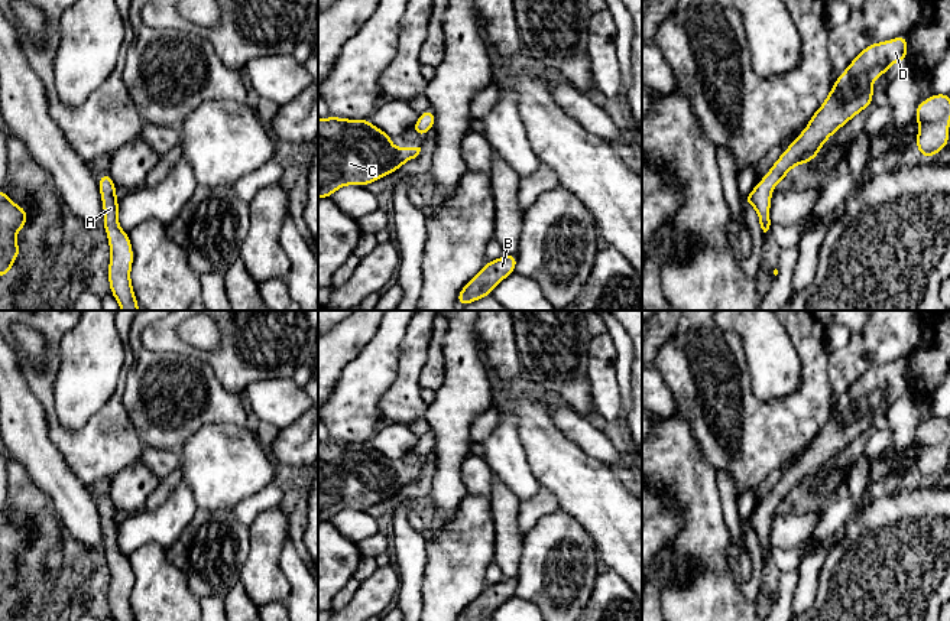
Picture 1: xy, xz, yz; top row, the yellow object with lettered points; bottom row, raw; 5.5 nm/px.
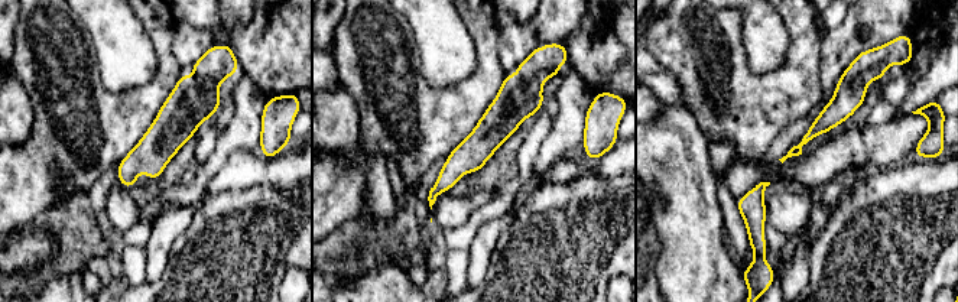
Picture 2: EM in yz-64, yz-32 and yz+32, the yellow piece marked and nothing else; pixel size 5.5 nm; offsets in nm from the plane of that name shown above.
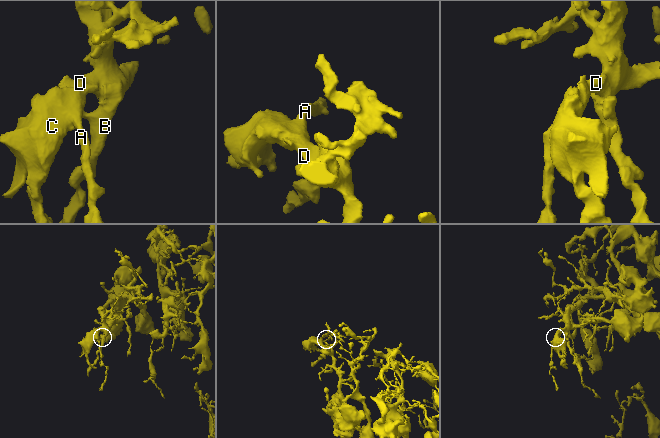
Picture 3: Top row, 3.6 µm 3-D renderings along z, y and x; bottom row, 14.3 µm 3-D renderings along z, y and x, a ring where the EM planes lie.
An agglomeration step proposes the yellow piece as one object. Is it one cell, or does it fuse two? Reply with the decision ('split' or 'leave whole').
leave whole

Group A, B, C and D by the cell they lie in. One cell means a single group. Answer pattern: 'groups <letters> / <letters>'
groups A B C D

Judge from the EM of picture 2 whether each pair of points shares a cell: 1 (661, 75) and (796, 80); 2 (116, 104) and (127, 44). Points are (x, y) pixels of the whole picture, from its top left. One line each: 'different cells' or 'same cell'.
1: different cells
2: different cells

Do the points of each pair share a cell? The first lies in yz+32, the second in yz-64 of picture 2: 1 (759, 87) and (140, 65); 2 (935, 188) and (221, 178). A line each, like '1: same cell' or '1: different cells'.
1: different cells
2: different cells

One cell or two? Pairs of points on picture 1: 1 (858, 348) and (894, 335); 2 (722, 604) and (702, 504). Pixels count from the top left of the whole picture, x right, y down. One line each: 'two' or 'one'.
1: one
2: one

